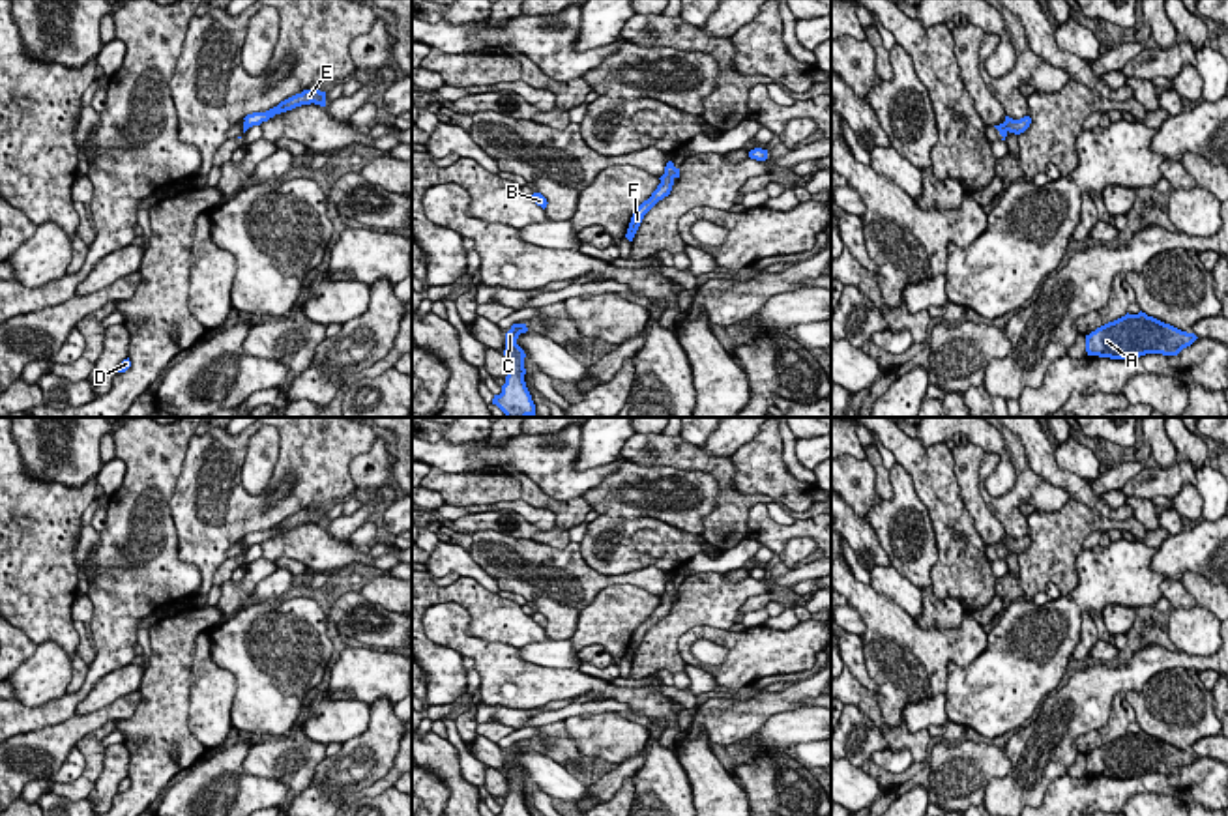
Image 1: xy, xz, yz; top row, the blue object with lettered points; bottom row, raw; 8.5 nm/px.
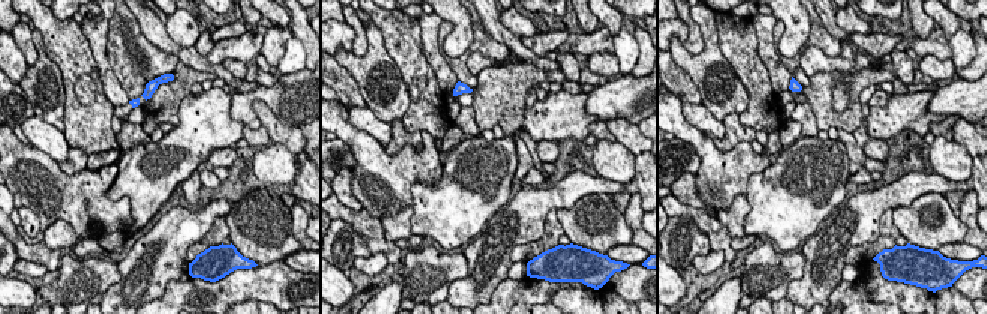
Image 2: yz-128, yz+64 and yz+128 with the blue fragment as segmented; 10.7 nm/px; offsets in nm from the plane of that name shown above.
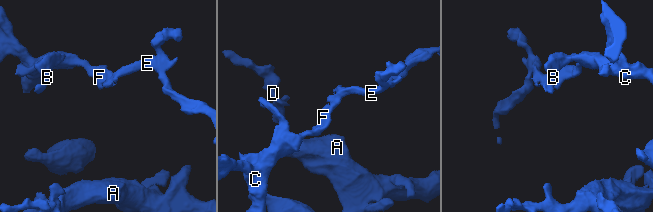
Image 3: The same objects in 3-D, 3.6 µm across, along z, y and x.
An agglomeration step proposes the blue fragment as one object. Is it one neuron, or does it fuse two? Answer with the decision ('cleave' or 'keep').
keep

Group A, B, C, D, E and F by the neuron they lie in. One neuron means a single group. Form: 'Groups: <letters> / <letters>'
Groups: A B C D E F

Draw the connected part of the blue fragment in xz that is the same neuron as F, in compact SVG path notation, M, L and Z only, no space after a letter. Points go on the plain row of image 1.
M672 580L666 582L665 586L665 593L659 597L661 603L657 605L657 608L651 612L651 616L648 619L644 619L633 633L631 636L631 642L629 642L629 648L627 648L627 653L625 657L629 661L633 661L644 634L659 621L663 619L665 616L670 614L672 610L672 605L674 605L674 599L680 597L680 588L674 586Z

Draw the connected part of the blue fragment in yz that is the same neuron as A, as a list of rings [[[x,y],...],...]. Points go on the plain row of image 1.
[[[1146,732],[1125,734],[1086,754],[1088,775],[1133,779],[1146,773],[1177,775],[1198,756]]]

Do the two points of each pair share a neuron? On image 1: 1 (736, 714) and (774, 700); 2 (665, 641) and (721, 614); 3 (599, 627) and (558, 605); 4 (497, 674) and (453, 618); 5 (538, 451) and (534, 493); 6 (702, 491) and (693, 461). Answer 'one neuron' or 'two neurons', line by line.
1: one neuron
2: one neuron
3: two neurons
4: one neuron
5: two neurons
6: two neurons

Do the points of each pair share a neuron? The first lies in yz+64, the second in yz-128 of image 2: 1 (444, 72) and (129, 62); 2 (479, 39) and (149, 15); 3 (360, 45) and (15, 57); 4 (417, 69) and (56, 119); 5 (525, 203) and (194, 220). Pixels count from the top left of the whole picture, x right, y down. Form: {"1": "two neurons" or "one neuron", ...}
{"1": "two neurons", "2": "two neurons", "3": "two neurons", "4": "two neurons", "5": "one neuron"}

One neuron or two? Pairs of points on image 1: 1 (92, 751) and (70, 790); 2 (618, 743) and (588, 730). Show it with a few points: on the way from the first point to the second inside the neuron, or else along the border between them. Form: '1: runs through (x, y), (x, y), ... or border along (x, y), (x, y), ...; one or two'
1: runs through (92, 762), (92, 772), (81, 783); one
2: runs through (611, 736), (596, 734); one

